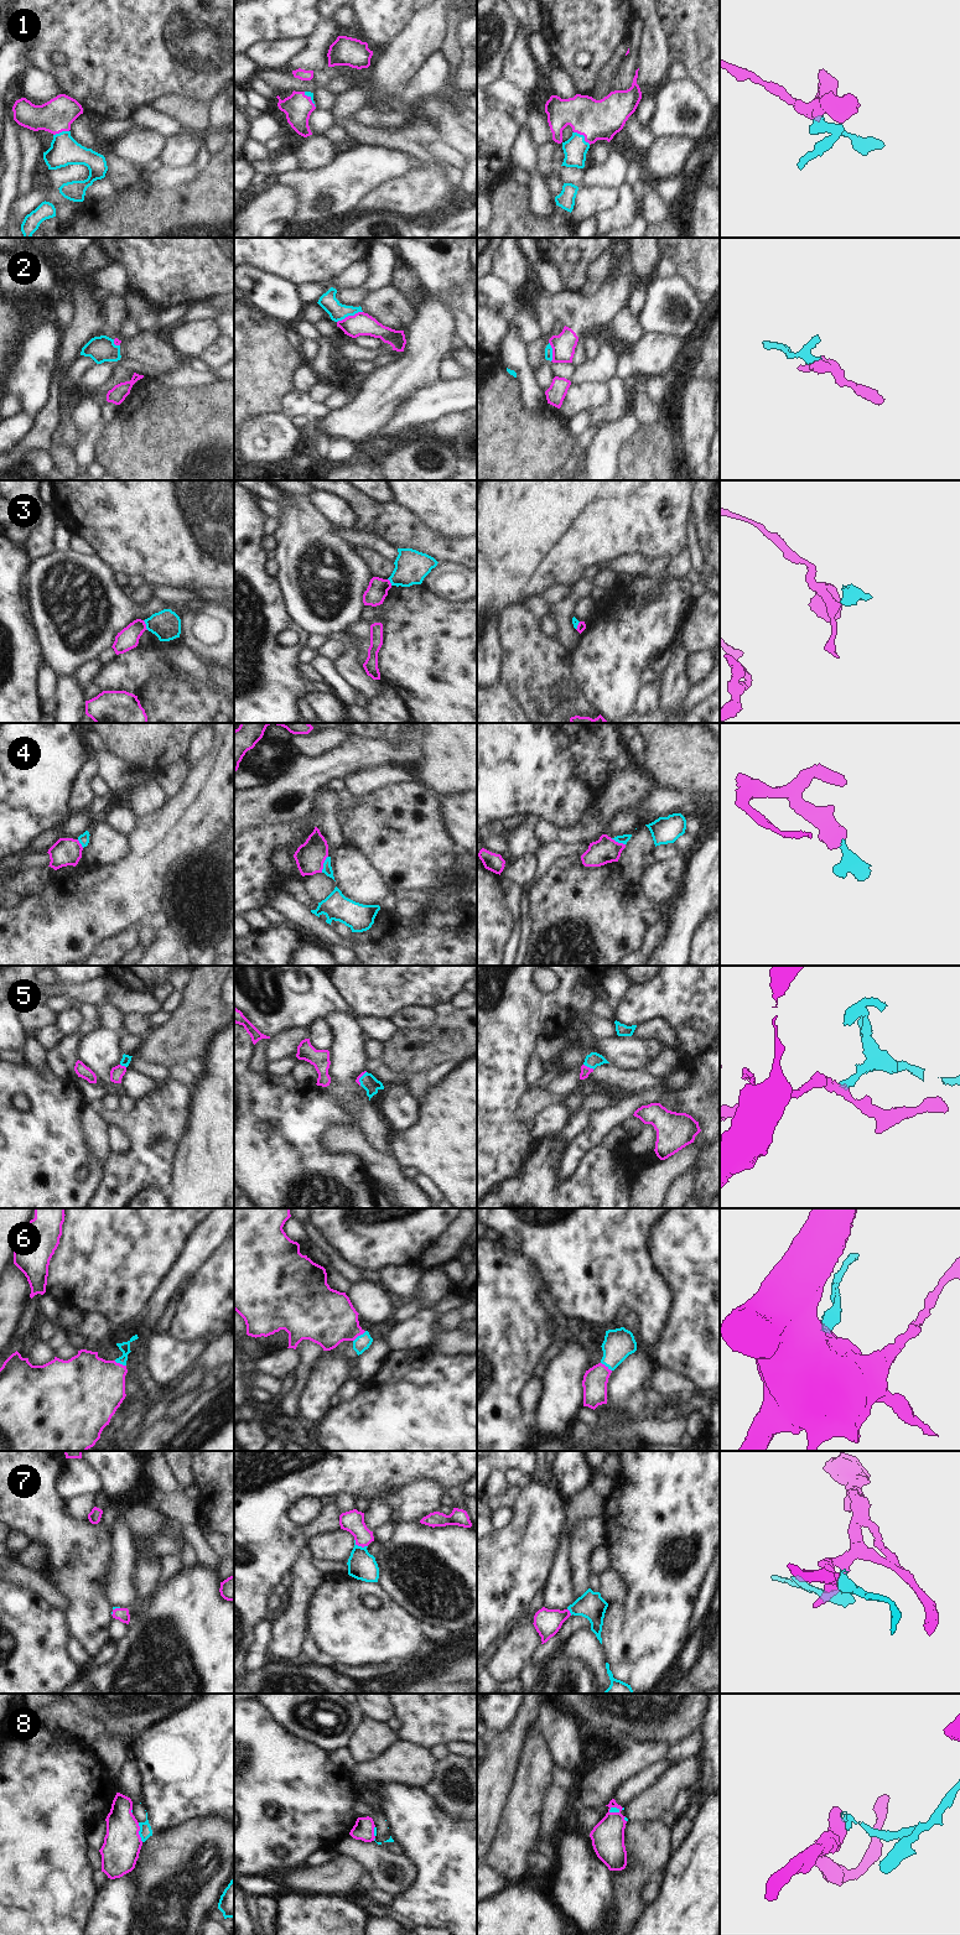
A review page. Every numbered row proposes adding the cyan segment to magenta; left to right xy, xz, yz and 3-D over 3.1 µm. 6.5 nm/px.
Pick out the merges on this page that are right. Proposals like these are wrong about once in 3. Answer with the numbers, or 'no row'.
1, 5, 6, 7

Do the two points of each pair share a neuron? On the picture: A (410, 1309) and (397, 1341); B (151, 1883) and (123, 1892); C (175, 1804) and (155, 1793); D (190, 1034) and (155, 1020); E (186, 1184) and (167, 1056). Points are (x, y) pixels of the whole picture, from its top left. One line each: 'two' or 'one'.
A: two
B: two
C: one
D: two
E: two

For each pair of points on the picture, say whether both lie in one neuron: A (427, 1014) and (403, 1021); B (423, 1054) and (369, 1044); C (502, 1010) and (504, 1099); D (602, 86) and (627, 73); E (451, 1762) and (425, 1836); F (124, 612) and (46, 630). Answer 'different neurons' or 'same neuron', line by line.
A: same neuron
B: different neurons
C: same neuron
D: different neurons
E: different neurons
F: same neuron

